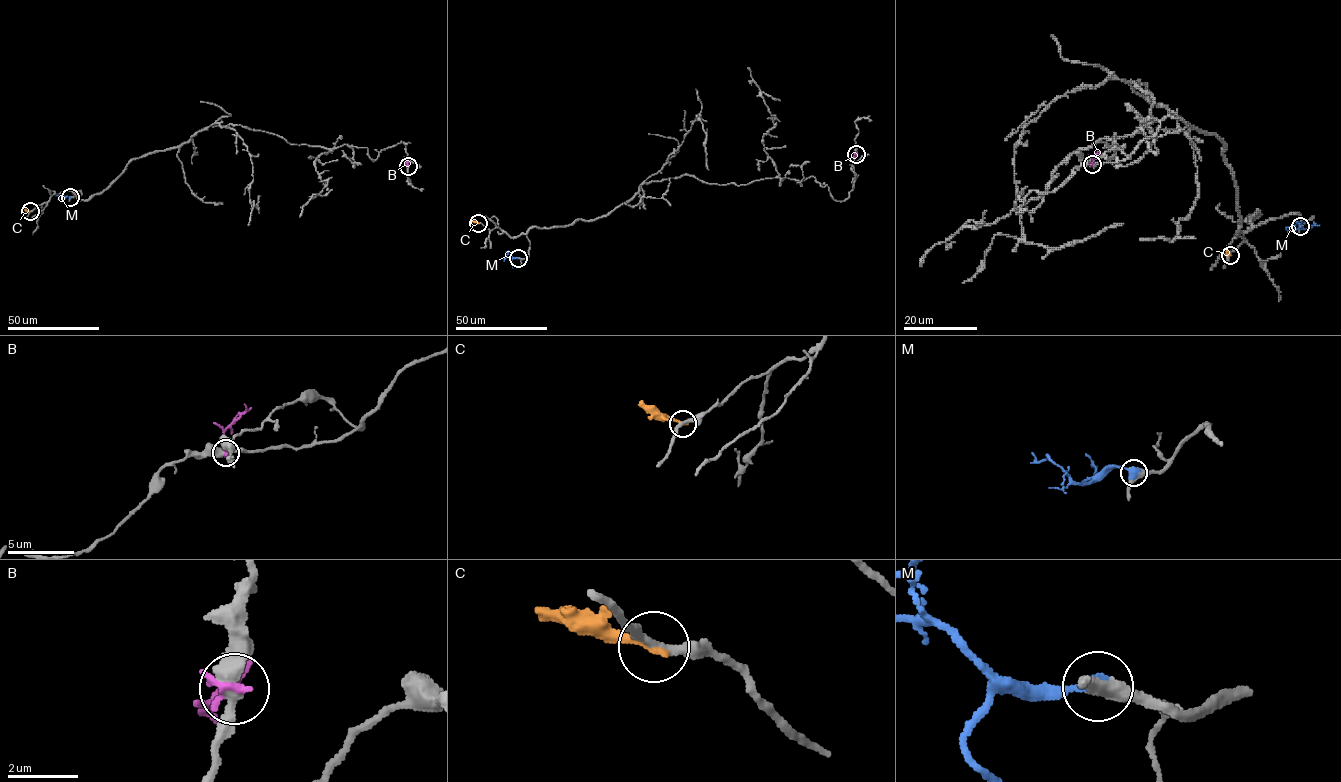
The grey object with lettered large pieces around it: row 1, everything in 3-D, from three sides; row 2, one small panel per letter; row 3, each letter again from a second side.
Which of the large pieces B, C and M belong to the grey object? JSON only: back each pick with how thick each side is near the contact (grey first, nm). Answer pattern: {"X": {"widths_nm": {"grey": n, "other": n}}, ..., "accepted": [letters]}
{"M": {"widths_nm": {"grey": 400, "other": 550}}, "accepted": ["M"]}

